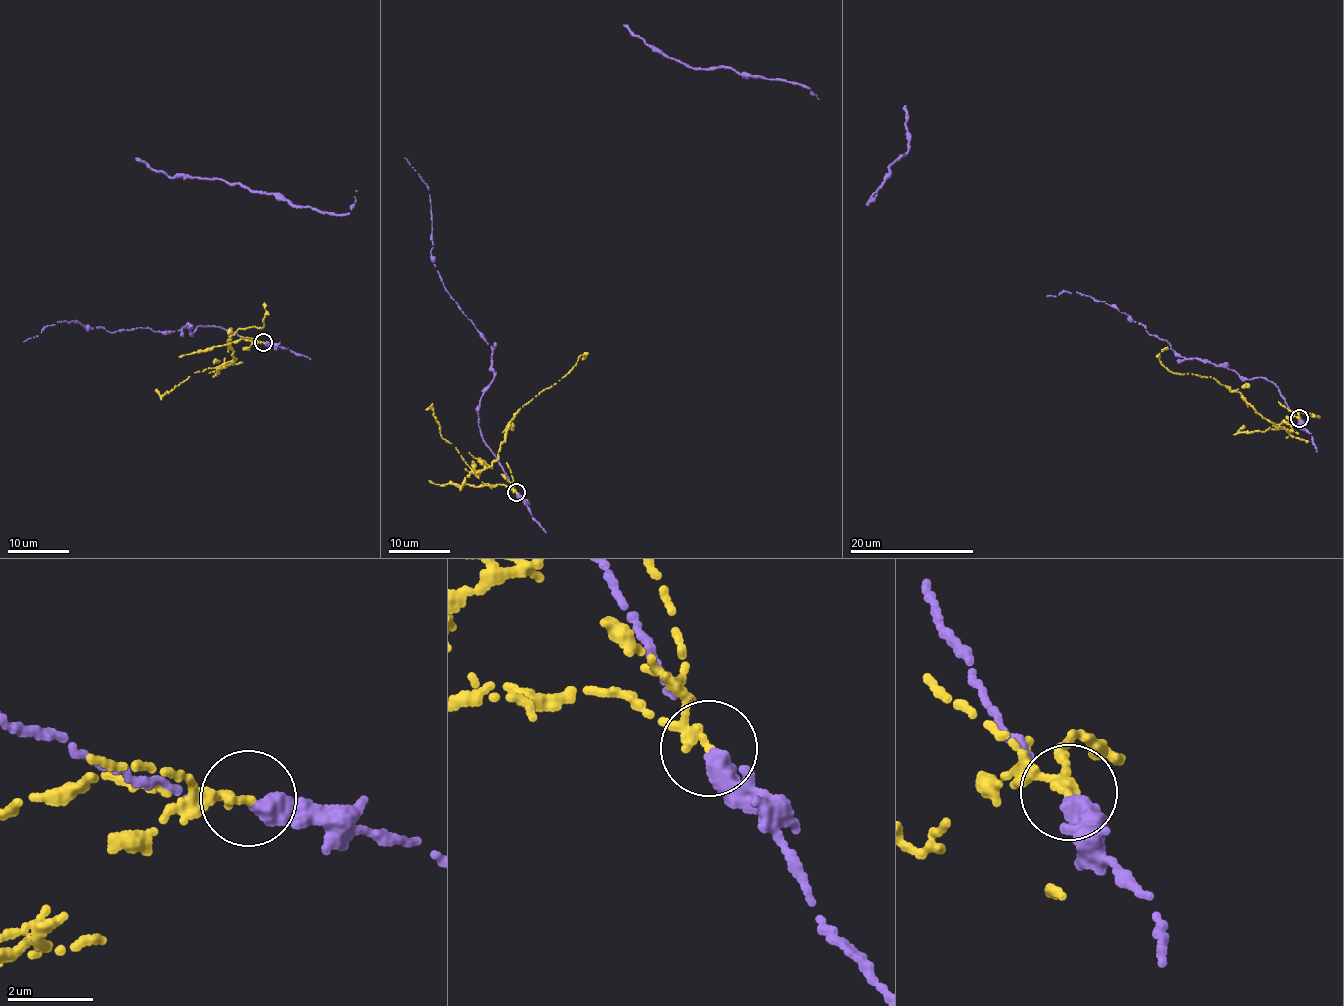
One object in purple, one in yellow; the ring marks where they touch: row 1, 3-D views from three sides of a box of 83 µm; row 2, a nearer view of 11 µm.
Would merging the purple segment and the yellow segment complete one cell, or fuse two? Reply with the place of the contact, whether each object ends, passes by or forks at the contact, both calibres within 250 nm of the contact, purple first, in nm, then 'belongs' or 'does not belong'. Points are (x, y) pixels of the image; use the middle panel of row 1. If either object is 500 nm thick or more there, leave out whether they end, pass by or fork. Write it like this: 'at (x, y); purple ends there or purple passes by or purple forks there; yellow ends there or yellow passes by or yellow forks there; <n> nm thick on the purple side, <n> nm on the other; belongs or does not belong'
at (516, 492); purple passes by; yellow passes by; 360 nm thick on the purple side, 180 nm on the other; does not belong

